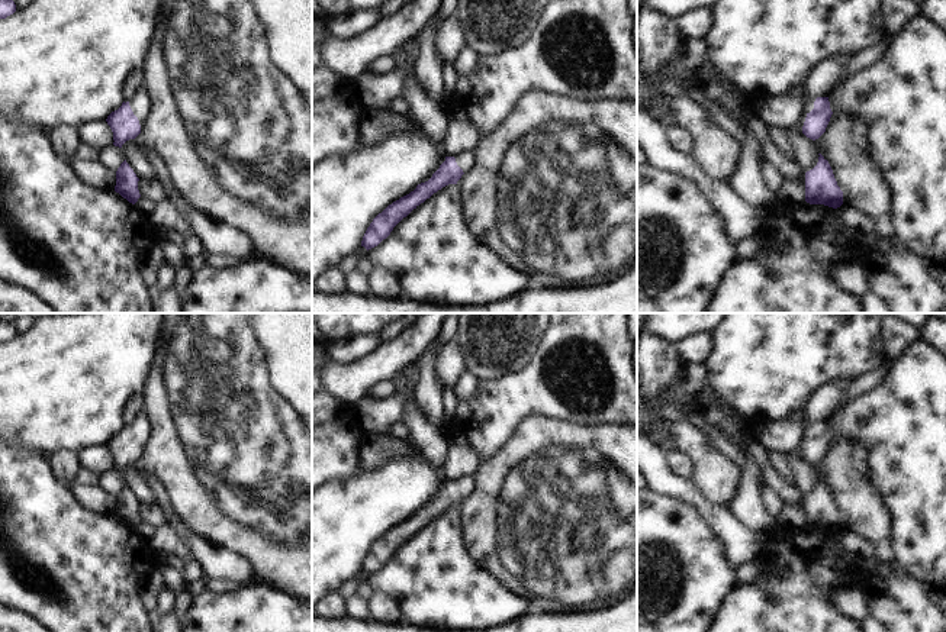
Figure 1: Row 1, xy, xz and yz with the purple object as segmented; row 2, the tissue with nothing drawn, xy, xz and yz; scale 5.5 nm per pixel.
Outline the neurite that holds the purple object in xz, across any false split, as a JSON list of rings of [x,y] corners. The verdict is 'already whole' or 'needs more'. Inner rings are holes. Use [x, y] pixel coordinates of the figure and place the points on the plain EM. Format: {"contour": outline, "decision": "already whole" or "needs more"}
{"contour": [[[466,475],[456,483],[445,481],[445,486],[428,506],[418,509],[414,516],[389,529],[373,544],[363,561],[361,571],[364,571],[367,575],[377,571],[390,560],[393,552],[421,528],[443,512],[457,509],[461,500],[469,496],[473,488],[473,475]]], "decision": "needs more"}

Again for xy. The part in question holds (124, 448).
{"contour": [[[142,407],[135,415],[129,426],[123,426],[122,431],[112,436],[106,446],[113,457],[113,470],[122,473],[122,470],[135,464],[141,458],[139,444],[149,436],[149,426]]], "decision": "needs more"}

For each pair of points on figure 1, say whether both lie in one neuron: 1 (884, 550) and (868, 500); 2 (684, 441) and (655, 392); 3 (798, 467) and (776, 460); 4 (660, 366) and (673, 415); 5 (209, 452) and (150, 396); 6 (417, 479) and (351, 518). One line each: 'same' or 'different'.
1: different
2: different
3: different
4: same
5: same
6: same

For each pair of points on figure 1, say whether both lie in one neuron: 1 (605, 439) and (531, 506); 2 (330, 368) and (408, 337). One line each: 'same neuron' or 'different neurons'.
1: same neuron
2: same neuron

